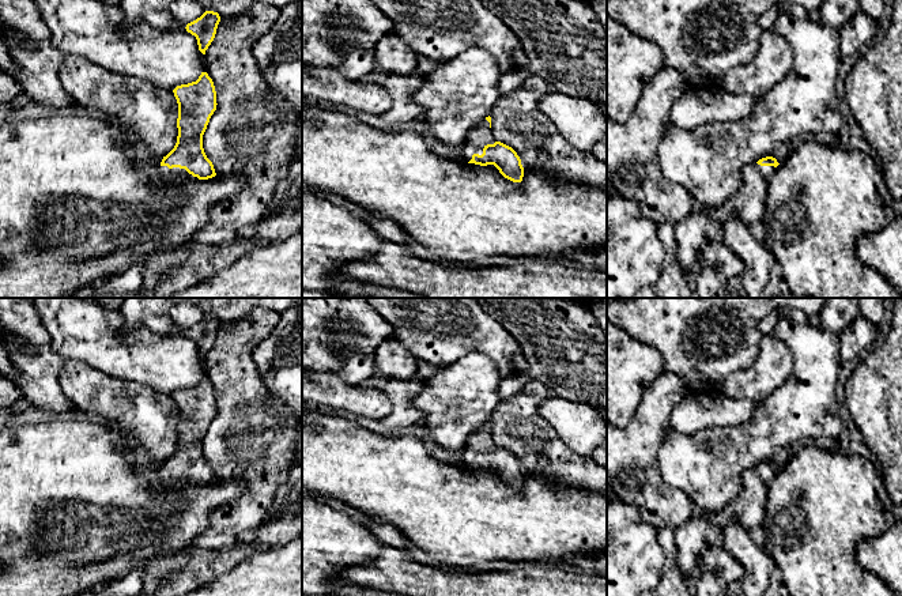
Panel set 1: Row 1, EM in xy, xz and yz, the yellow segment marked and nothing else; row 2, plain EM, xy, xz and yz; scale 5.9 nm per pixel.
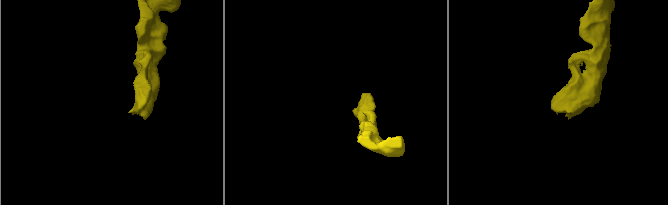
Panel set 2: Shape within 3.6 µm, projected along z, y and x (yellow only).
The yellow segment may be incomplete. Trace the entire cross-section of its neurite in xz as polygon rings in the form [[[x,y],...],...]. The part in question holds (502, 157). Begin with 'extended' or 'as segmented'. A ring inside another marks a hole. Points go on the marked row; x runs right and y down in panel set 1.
extended | [[[490,116],[468,133],[463,156],[468,163],[494,165],[505,178],[513,182],[522,181],[521,159],[512,147],[495,140]]]

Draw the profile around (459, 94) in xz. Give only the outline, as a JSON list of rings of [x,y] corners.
[[[469,46],[426,73],[412,102],[422,110],[422,121],[442,144],[467,144],[468,133],[491,114],[501,97],[501,71],[494,56]]]

